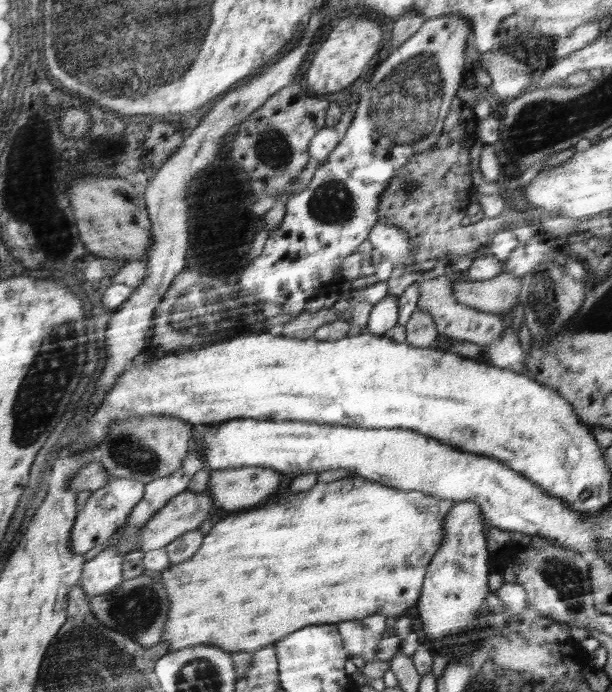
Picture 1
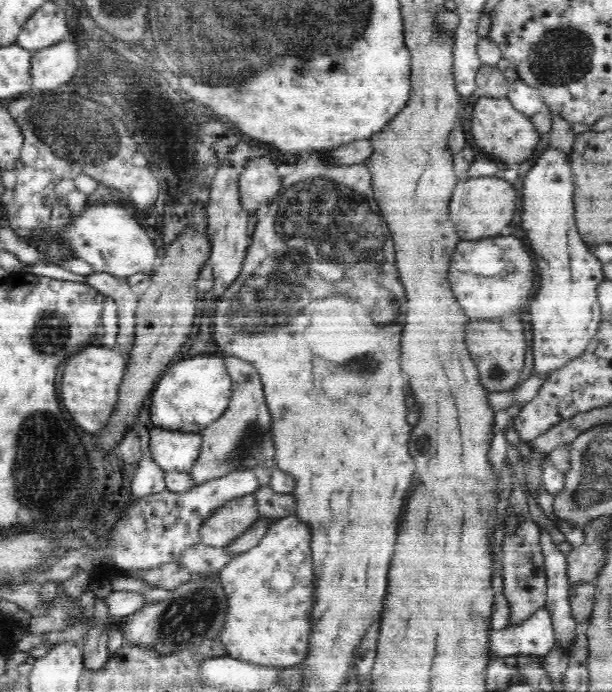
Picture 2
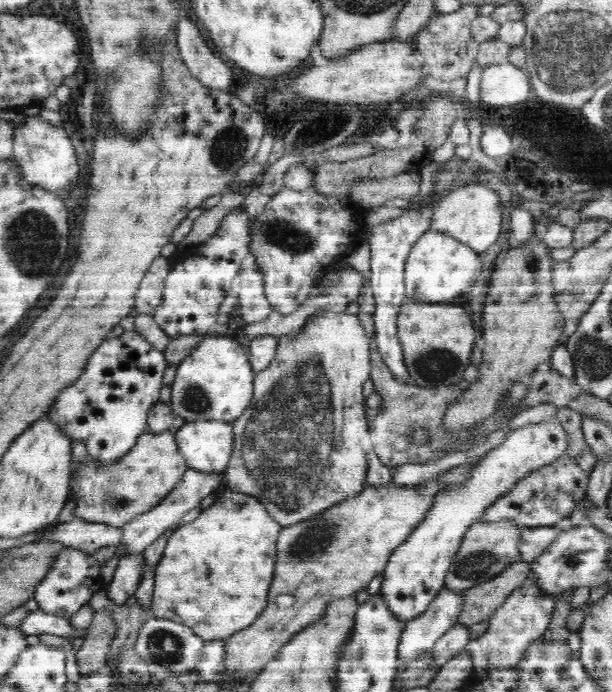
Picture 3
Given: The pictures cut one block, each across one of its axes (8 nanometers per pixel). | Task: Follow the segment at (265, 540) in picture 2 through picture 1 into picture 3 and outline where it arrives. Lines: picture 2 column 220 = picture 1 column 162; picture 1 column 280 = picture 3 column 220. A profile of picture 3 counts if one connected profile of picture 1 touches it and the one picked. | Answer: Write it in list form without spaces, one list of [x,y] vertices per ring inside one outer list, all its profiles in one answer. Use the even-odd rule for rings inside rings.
[[[228,490],[210,508],[200,511],[194,521],[178,526],[176,530],[168,533],[163,556],[155,570],[150,613],[154,617],[183,622],[205,642],[225,641],[236,632],[240,632],[239,630],[250,626],[266,606],[268,588],[274,578],[278,530],[280,525],[272,519],[267,509],[256,498]]]

